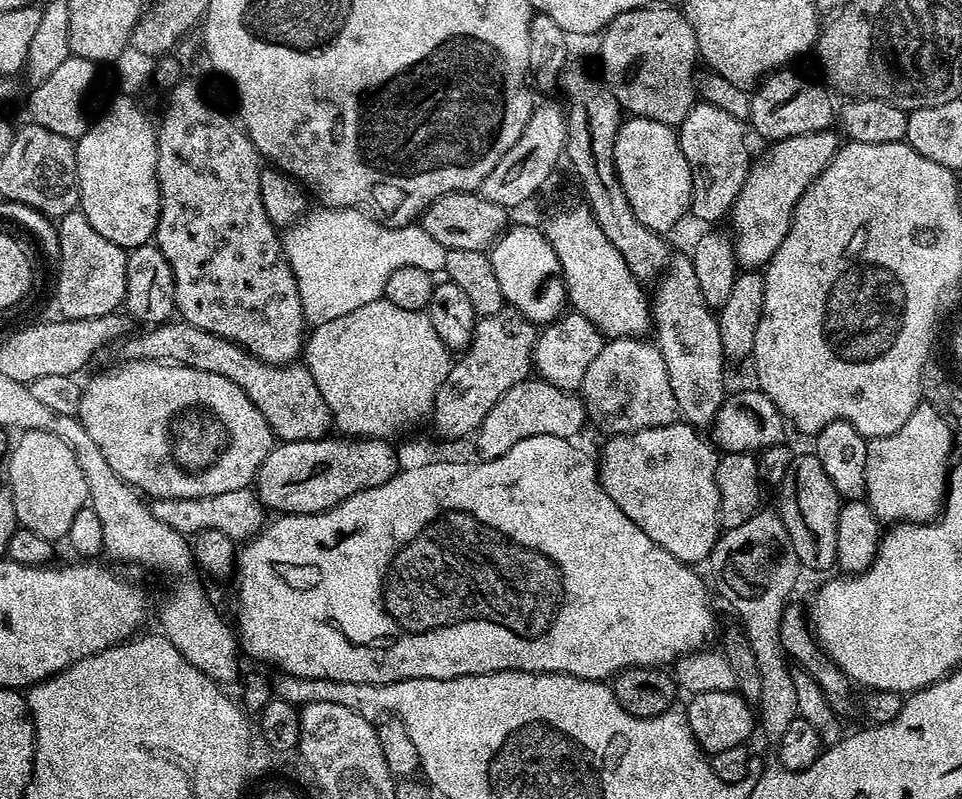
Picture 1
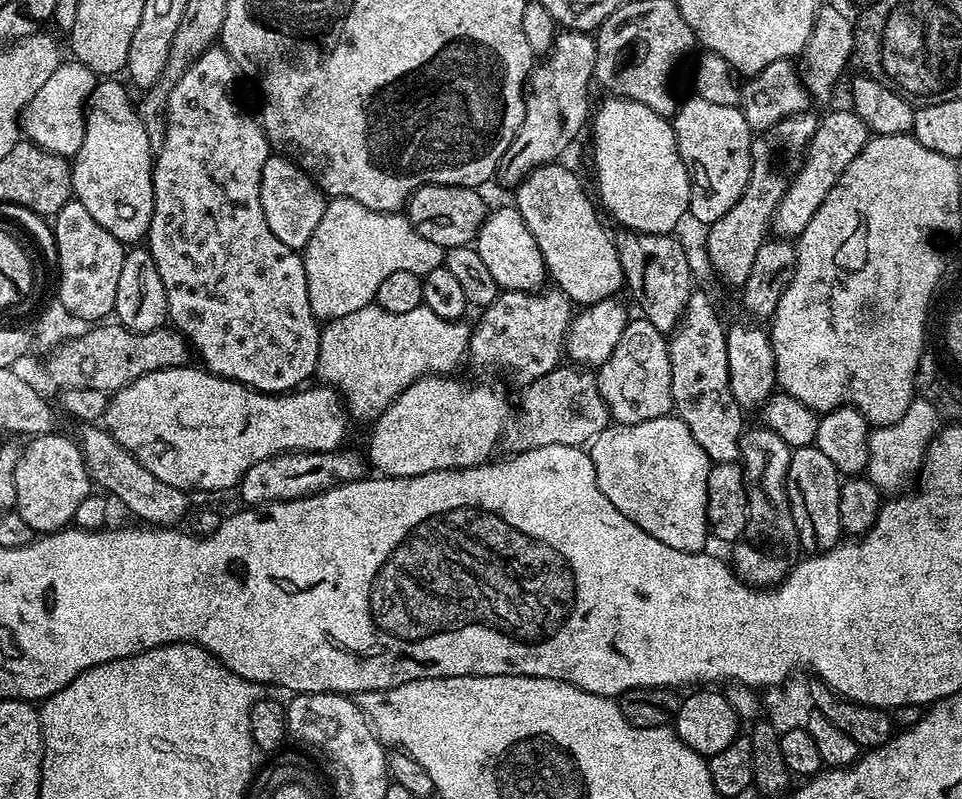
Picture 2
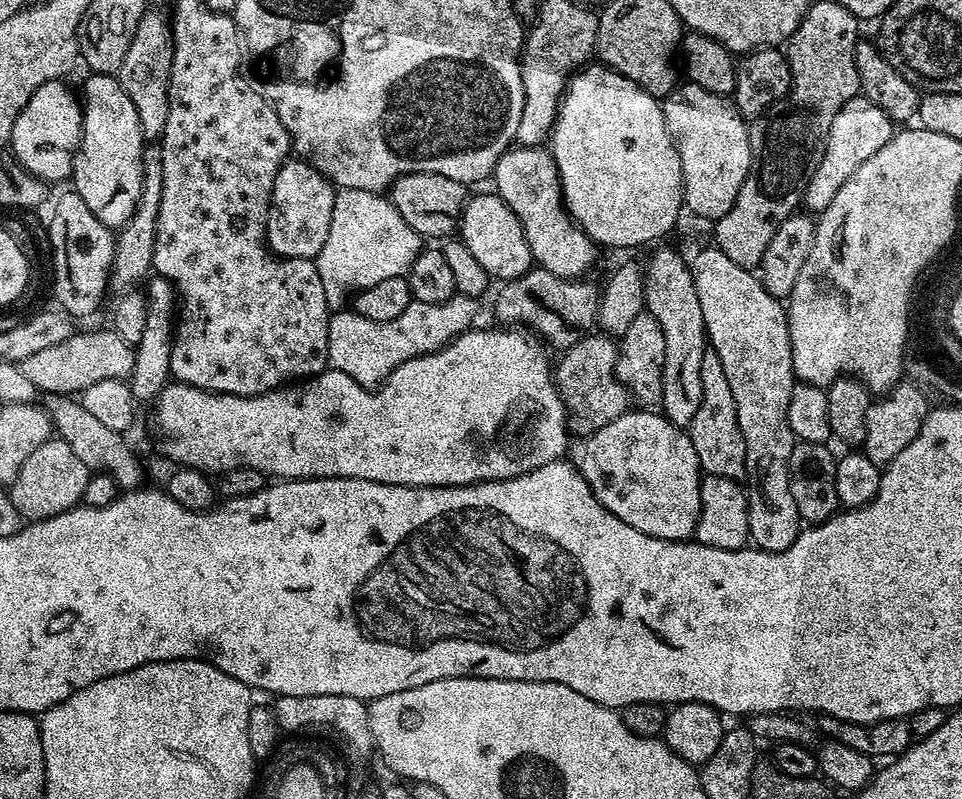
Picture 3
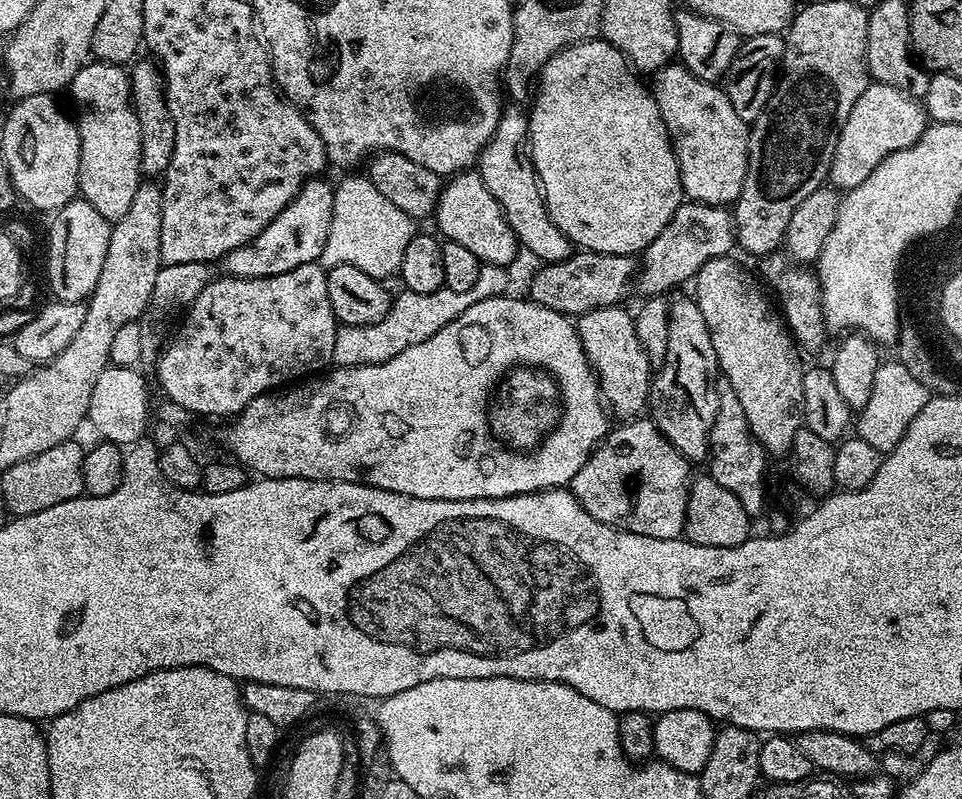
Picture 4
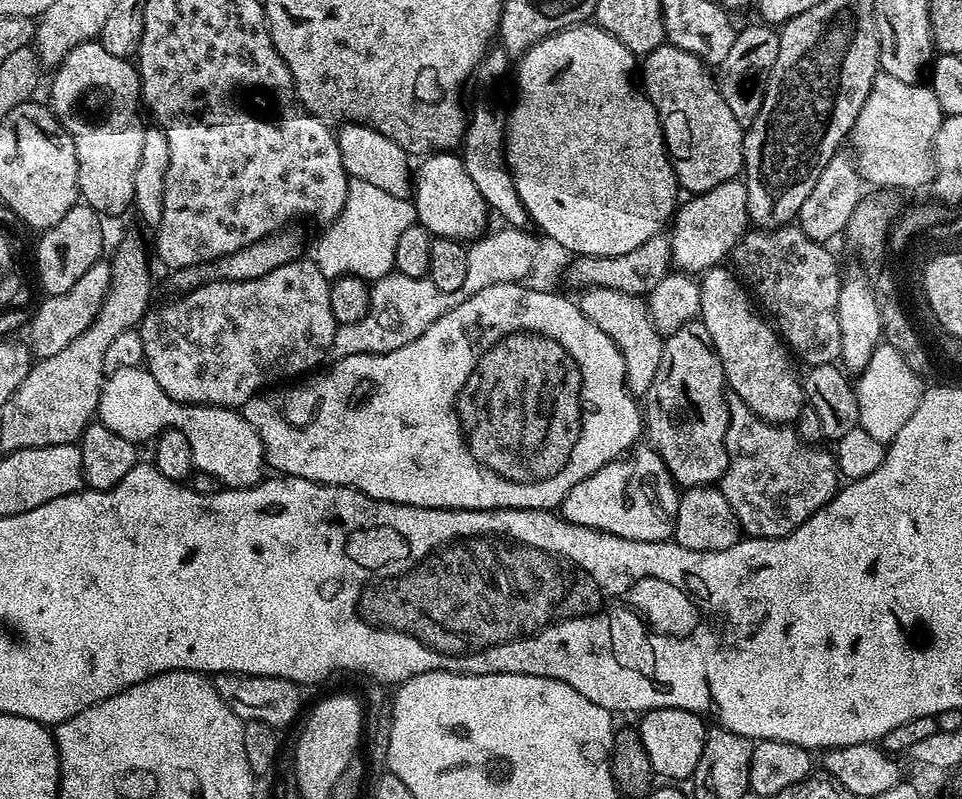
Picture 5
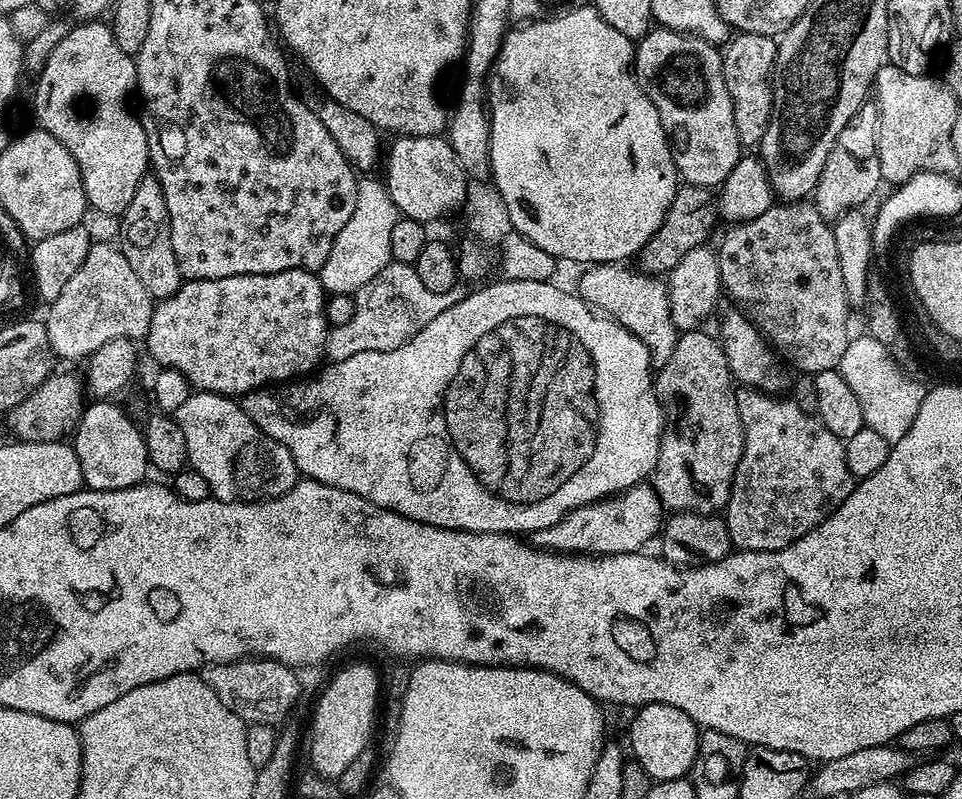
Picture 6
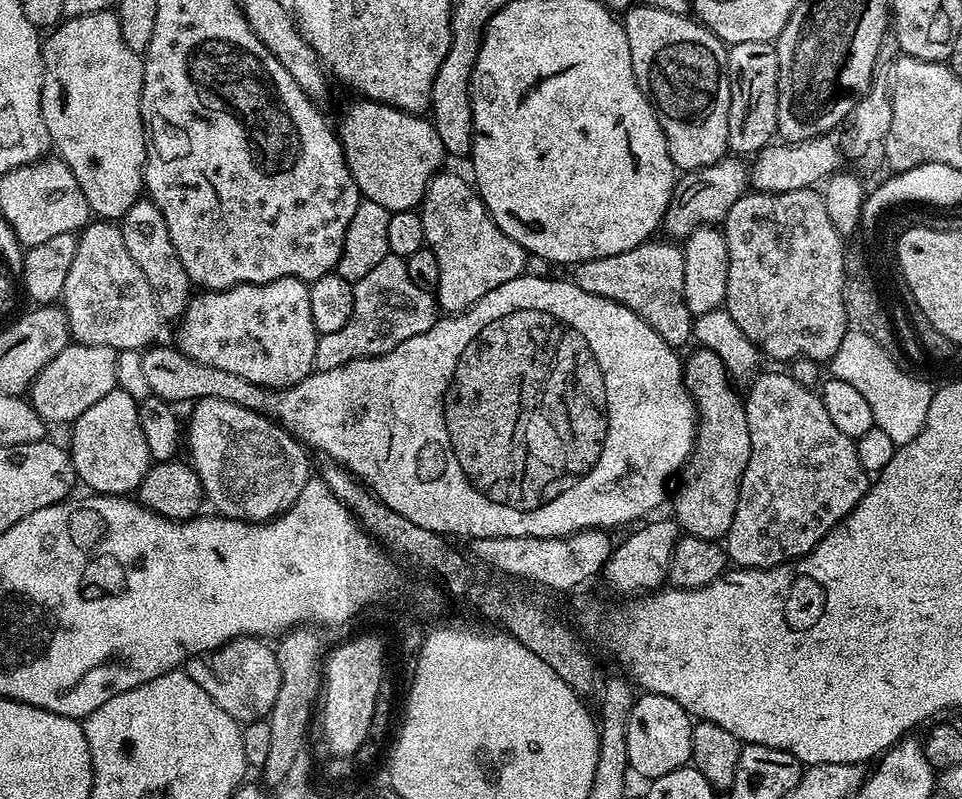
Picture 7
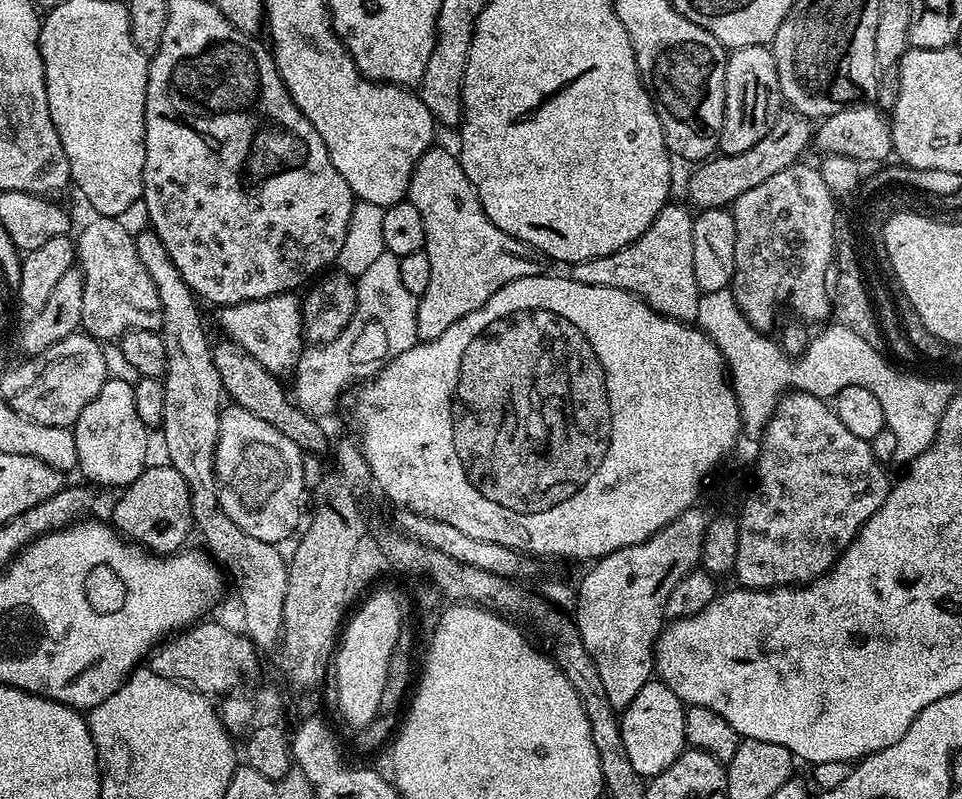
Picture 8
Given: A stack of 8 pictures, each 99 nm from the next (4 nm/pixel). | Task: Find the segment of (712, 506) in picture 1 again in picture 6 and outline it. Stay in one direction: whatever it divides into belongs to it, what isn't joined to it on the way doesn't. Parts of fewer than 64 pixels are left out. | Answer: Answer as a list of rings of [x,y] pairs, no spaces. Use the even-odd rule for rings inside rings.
[[[651,483],[635,484],[607,500],[595,500],[568,512],[554,526],[535,533],[535,547],[557,554],[595,554],[613,556],[622,552],[638,552],[657,539],[666,519],[666,509]]]

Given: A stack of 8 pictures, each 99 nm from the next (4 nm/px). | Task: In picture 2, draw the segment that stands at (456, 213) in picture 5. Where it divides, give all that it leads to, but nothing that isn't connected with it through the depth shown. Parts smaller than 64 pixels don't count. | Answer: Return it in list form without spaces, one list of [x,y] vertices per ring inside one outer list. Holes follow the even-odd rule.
[[[514,206],[495,208],[484,217],[474,241],[476,253],[482,257],[486,270],[494,274],[494,282],[504,290],[536,290],[546,280],[544,255],[534,242],[534,234],[526,226],[522,214]]]

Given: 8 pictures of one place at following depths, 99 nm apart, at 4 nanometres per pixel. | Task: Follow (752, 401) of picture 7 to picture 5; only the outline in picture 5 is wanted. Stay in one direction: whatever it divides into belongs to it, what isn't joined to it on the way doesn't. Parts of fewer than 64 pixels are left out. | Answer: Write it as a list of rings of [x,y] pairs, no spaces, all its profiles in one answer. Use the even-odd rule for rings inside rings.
[[[728,396],[730,422],[726,430],[728,469],[718,485],[730,502],[745,537],[777,540],[802,526],[822,506],[826,506],[842,484],[836,457],[821,446],[813,446],[799,436],[795,427],[769,424],[742,402]]]

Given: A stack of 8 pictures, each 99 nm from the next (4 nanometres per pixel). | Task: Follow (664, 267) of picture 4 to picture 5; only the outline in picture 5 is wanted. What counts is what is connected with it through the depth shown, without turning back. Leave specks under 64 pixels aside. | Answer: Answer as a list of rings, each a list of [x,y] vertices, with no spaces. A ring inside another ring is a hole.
[[[743,179],[727,180],[681,203],[671,221],[672,262],[685,274],[703,274],[731,257],[736,244],[749,231],[748,198]]]

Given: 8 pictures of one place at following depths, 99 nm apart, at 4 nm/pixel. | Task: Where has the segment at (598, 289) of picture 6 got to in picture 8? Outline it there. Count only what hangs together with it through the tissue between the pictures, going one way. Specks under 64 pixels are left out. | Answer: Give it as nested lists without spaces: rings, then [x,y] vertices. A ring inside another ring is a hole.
[[[665,204],[652,225],[622,250],[571,265],[571,279],[590,286],[610,286],[626,290],[646,301],[654,311],[669,316],[672,320],[695,321],[702,293],[698,278],[694,278],[694,216],[681,204]]]

